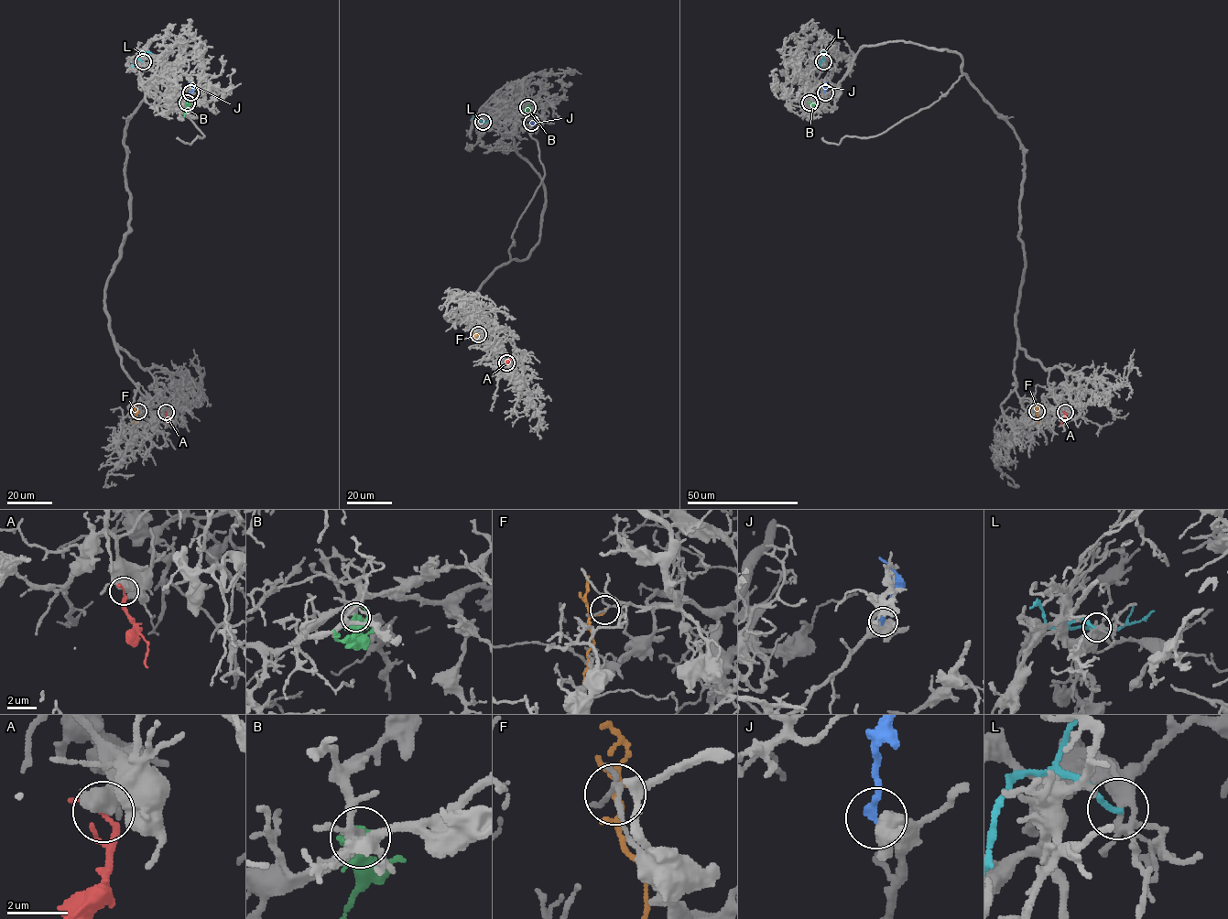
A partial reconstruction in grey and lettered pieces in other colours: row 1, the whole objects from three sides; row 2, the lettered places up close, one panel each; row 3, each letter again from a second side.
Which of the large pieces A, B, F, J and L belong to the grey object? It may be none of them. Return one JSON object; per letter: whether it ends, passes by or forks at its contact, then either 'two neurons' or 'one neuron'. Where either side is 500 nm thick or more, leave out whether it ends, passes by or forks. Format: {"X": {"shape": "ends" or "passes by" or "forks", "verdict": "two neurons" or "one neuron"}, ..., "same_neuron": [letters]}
{"A": {"verdict": "two neurons"}, "B": {"verdict": "two neurons"}, "F": {"shape": "passes by", "verdict": "two neurons"}, "J": {"shape": "ends", "verdict": "two neurons"}, "L": {"shape": "ends", "verdict": "two neurons"}, "same_neuron": []}

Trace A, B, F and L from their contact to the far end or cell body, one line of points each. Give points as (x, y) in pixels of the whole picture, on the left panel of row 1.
A: (166, 413), (169, 424)
B: (188, 102), (184, 116)
F: (137, 411), (135, 423)
L: (142, 61), (138, 58), (142, 53), (151, 53)

